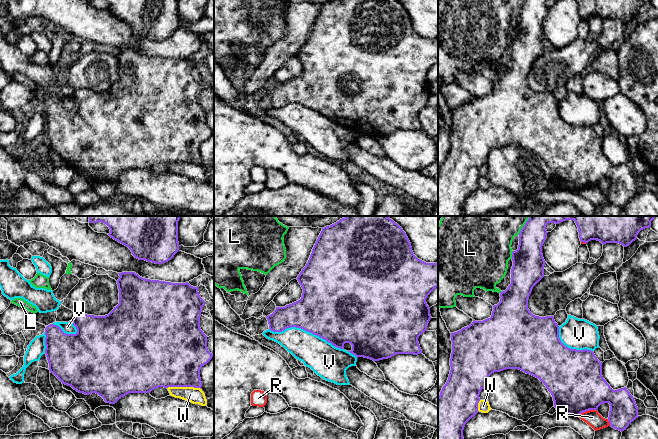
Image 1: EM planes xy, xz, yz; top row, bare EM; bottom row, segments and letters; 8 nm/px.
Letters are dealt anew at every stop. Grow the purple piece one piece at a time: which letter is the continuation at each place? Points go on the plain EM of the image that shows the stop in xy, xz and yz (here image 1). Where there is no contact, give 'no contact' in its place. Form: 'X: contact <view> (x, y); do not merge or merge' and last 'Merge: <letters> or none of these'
L: contact yz (512, 31); do not merge
R: contact yz (587, 186); do not merge
V: contact xz (306, 106); do not merge
W: contact xy (184, 162); do not merge
Merge: none of these

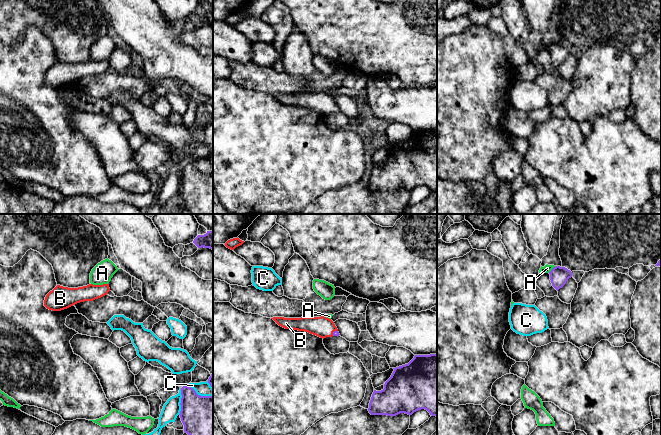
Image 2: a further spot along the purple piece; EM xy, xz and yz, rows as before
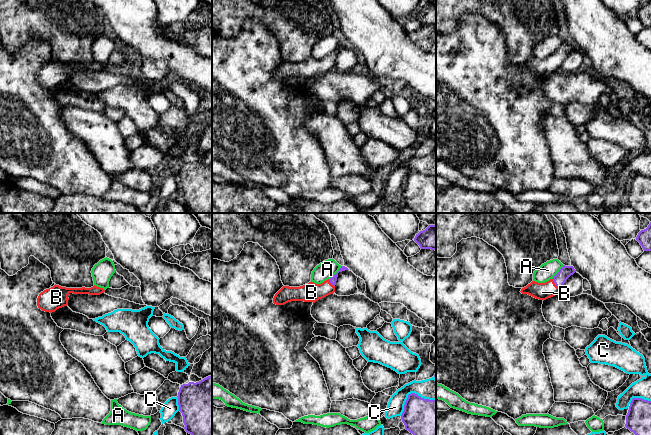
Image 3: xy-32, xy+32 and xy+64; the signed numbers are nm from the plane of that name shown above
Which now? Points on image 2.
A: contact yz (553, 44); do not merge
B: contact xz (333, 108); merge
C: contact xy (181, 177); do not merge
Merge: B

